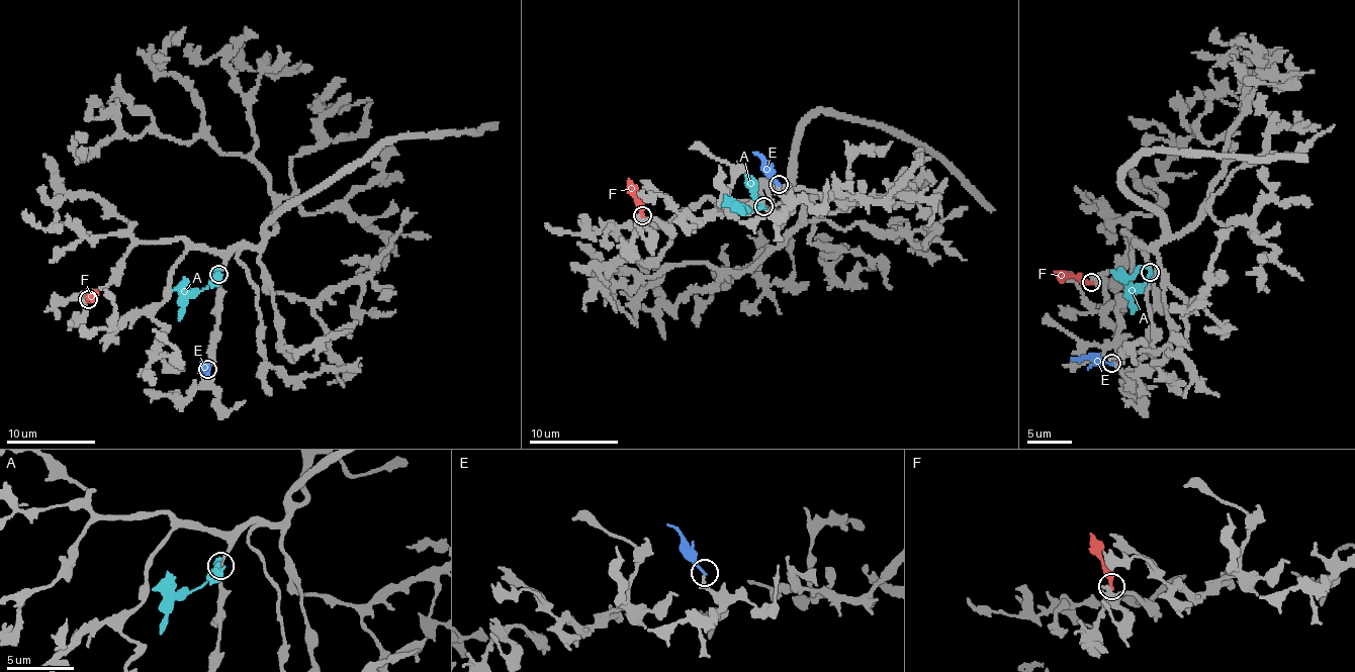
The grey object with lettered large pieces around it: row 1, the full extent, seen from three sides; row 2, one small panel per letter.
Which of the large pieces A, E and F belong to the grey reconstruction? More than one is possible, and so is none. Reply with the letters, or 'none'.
none

